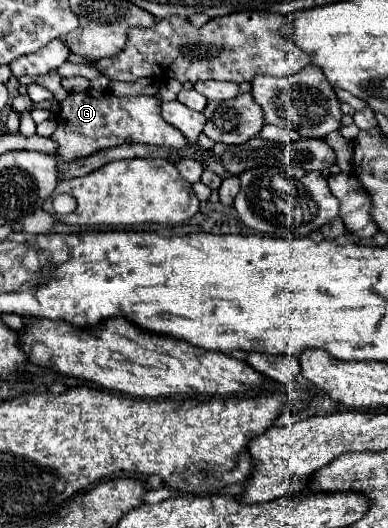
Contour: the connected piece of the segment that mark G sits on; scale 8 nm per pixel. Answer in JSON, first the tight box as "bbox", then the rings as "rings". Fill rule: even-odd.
{"bbox":[52,89,186,161],"rings":[[[94,89],[82,93],[70,93],[62,103],[56,115],[58,129],[52,139],[60,145],[58,153],[64,161],[74,161],[88,157],[100,149],[124,145],[124,143],[142,143],[154,147],[172,147],[184,149],[186,139],[176,127],[164,123],[160,115],[158,97],[114,97],[112,93],[98,93]]]}

